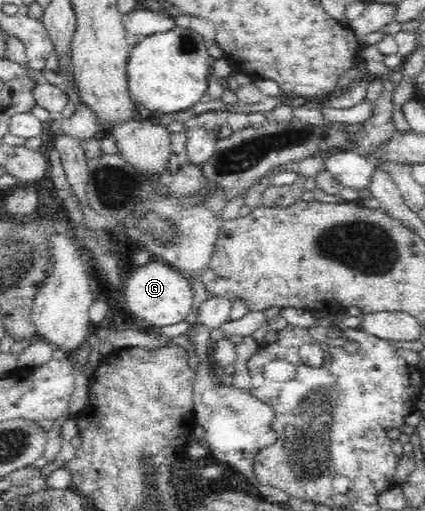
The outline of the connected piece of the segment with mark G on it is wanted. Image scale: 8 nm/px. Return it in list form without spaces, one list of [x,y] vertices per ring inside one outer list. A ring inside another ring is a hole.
[[[157,259],[135,269],[125,285],[127,309],[145,326],[161,328],[192,319],[193,287],[190,277]]]

